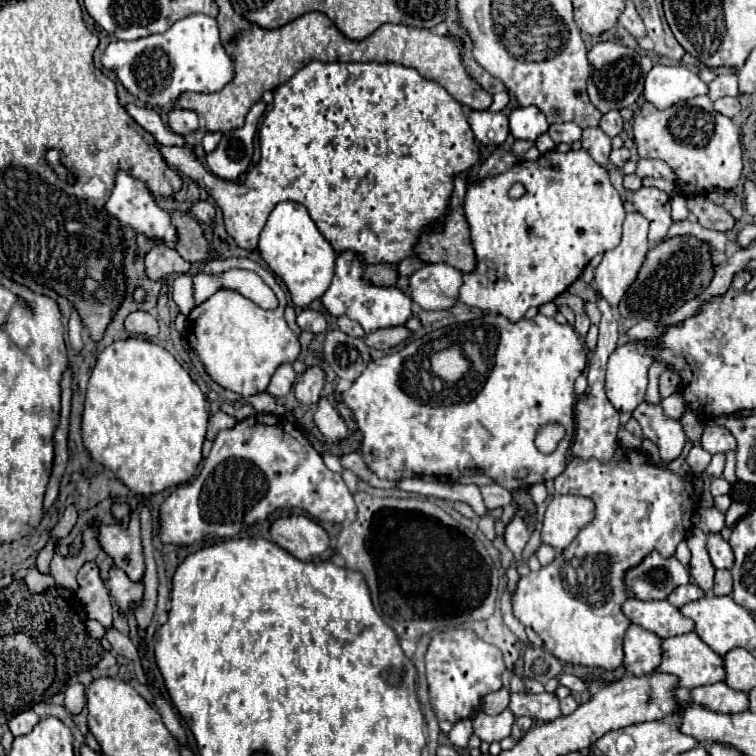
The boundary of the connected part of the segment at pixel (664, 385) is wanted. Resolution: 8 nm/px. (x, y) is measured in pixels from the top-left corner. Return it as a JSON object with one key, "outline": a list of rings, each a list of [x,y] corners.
{"outline":[[[663,371],[659,375],[659,397],[665,399],[679,389],[679,375],[675,371]]]}

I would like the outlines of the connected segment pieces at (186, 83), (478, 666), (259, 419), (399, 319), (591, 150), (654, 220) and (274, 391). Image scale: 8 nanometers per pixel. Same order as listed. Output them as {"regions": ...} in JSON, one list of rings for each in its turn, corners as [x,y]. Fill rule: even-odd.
{"regions":[[[[189,15],[159,35],[141,37],[135,41],[113,41],[103,51],[101,63],[105,69],[115,73],[115,77],[123,83],[123,87],[131,95],[139,97],[141,101],[153,107],[171,107],[177,101],[177,97],[185,91],[197,91],[197,93],[221,91],[233,79],[233,63],[221,45],[217,21],[207,15]]],[[[451,629],[435,635],[425,655],[425,667],[431,705],[441,721],[447,719],[451,723],[469,717],[481,707],[481,699],[487,693],[499,691],[501,675],[505,671],[501,651],[485,641],[479,641],[477,635],[467,629]]],[[[257,413],[239,421],[235,427],[221,431],[203,463],[201,473],[187,487],[177,487],[161,505],[161,541],[175,545],[201,545],[211,539],[235,537],[243,525],[265,521],[277,509],[301,507],[315,521],[343,523],[355,521],[357,507],[345,481],[339,473],[325,467],[323,457],[313,449],[307,437],[295,427],[295,423],[277,415]]],[[[341,251],[337,255],[335,277],[333,277],[330,287],[321,297],[323,307],[333,317],[347,315],[349,319],[357,321],[363,327],[365,333],[371,333],[371,331],[377,331],[377,329],[383,329],[383,327],[405,325],[413,317],[411,297],[397,287],[377,287],[371,281],[363,279],[363,273],[365,273],[363,257],[359,253],[353,253],[353,251]]],[[[587,127],[583,129],[583,149],[599,163],[601,167],[607,167],[609,153],[611,153],[611,139],[599,129],[599,127]]],[[[641,187],[639,191],[633,193],[633,205],[635,211],[641,213],[643,217],[649,219],[649,241],[653,245],[661,243],[671,227],[671,203],[669,195],[661,189],[653,187]]],[[[287,363],[287,365],[281,365],[281,367],[275,371],[275,375],[273,375],[273,379],[271,379],[269,387],[267,387],[267,393],[271,393],[273,397],[287,395],[287,393],[291,391],[295,379],[297,379],[297,373],[293,371],[293,367],[291,367],[289,363]]]]}

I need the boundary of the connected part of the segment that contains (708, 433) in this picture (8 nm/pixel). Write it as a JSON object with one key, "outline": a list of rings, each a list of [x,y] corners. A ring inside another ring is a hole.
{"outline":[[[709,425],[709,427],[705,427],[705,431],[703,431],[701,445],[703,445],[703,449],[707,449],[711,455],[715,455],[715,453],[735,451],[737,441],[735,441],[735,437],[731,435],[731,431],[727,431],[727,427]]]}

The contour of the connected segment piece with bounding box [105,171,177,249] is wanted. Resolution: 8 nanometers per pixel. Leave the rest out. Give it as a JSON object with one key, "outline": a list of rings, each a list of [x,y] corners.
{"outline":[[[119,171],[117,179],[115,179],[115,189],[113,189],[113,193],[111,193],[105,209],[107,209],[109,215],[113,215],[113,217],[119,219],[121,227],[129,225],[137,233],[145,233],[151,239],[163,239],[167,247],[171,247],[171,249],[175,247],[177,235],[175,235],[175,227],[171,223],[169,213],[165,213],[163,209],[157,207],[157,201],[151,197],[151,193],[147,191],[147,187],[139,179],[133,179],[131,175]]]}

